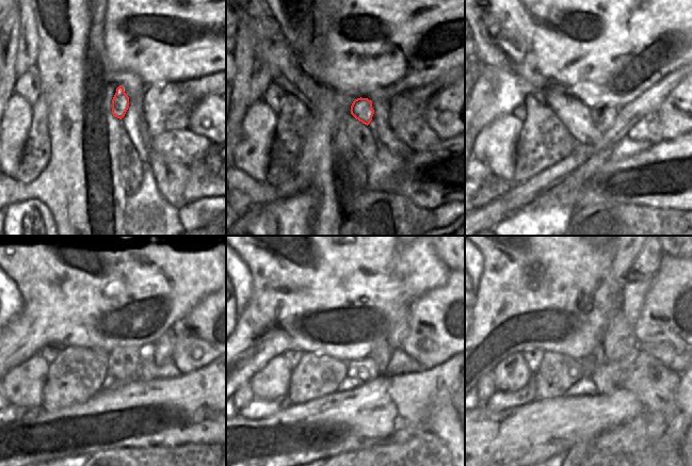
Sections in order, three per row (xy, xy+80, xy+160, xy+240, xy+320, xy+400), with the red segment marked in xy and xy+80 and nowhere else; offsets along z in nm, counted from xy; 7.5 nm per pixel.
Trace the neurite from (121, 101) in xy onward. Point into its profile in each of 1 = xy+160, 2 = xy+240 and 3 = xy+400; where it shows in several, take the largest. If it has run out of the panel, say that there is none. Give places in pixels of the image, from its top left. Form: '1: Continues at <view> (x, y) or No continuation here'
1: Continues at xy+160 (602, 115)
2: Continues at xy+240 (123, 364)
3: Continues at xy+400 (600, 374).

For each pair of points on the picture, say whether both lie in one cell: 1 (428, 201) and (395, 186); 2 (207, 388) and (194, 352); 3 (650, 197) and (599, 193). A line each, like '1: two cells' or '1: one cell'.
1: one cell
2: two cells
3: one cell

